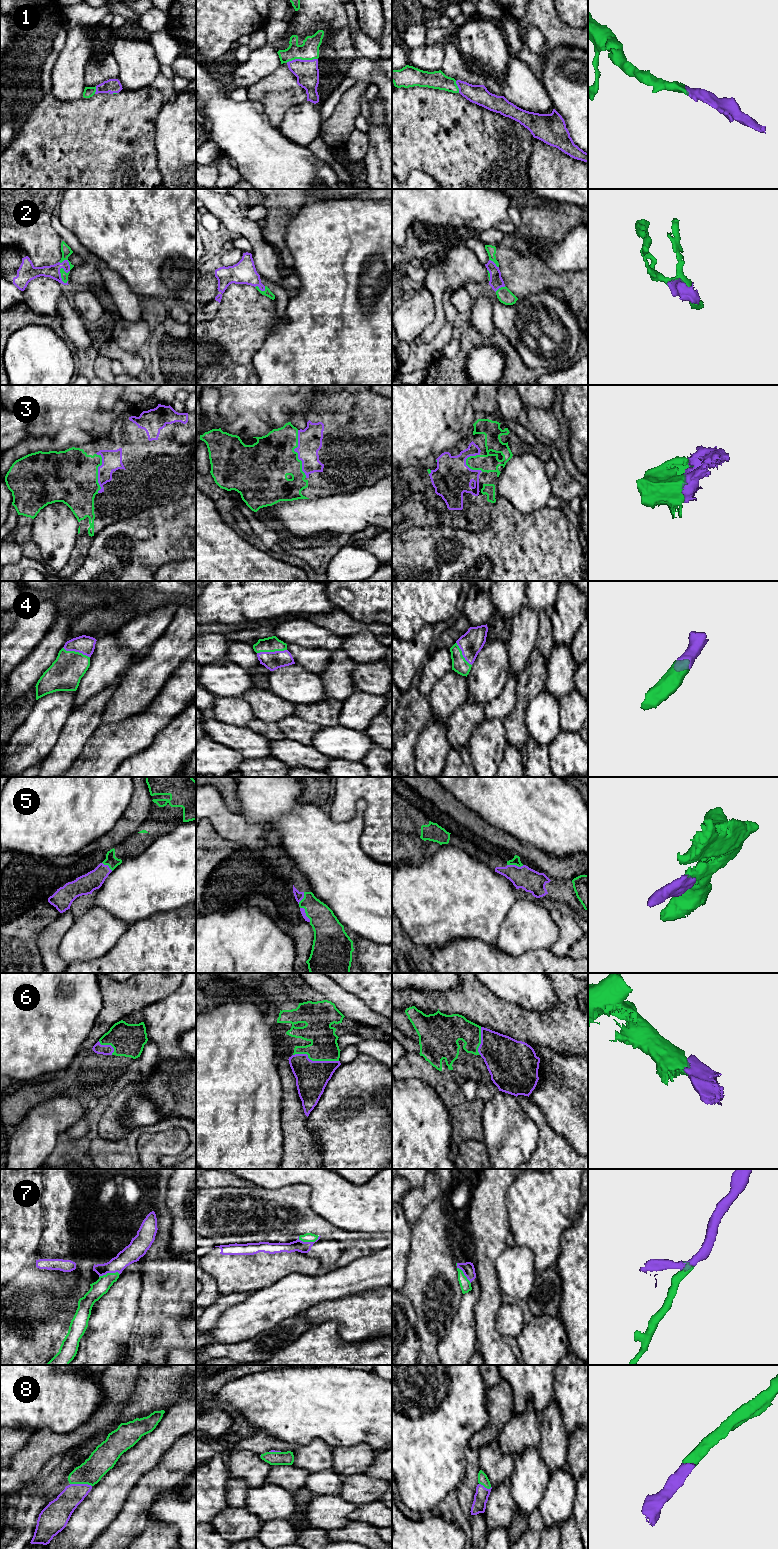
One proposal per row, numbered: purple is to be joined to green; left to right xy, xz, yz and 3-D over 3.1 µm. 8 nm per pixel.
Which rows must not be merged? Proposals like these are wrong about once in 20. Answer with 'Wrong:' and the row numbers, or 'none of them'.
Wrong: none of them

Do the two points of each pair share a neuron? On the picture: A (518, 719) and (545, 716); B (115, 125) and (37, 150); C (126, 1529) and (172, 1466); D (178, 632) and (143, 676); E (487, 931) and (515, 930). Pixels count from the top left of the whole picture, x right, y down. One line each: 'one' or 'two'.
A: two
B: one
C: one
D: one
E: two

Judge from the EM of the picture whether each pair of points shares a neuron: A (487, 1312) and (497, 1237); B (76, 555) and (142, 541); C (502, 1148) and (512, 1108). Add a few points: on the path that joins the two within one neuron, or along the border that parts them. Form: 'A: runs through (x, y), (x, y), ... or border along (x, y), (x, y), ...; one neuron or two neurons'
A: runs through (487, 1293), (488, 1256); one neuron
B: border along (98, 532), (91, 537), (87, 555), (76, 570); two neurons
C: runs through (507, 1138), (507, 1118); one neuron

